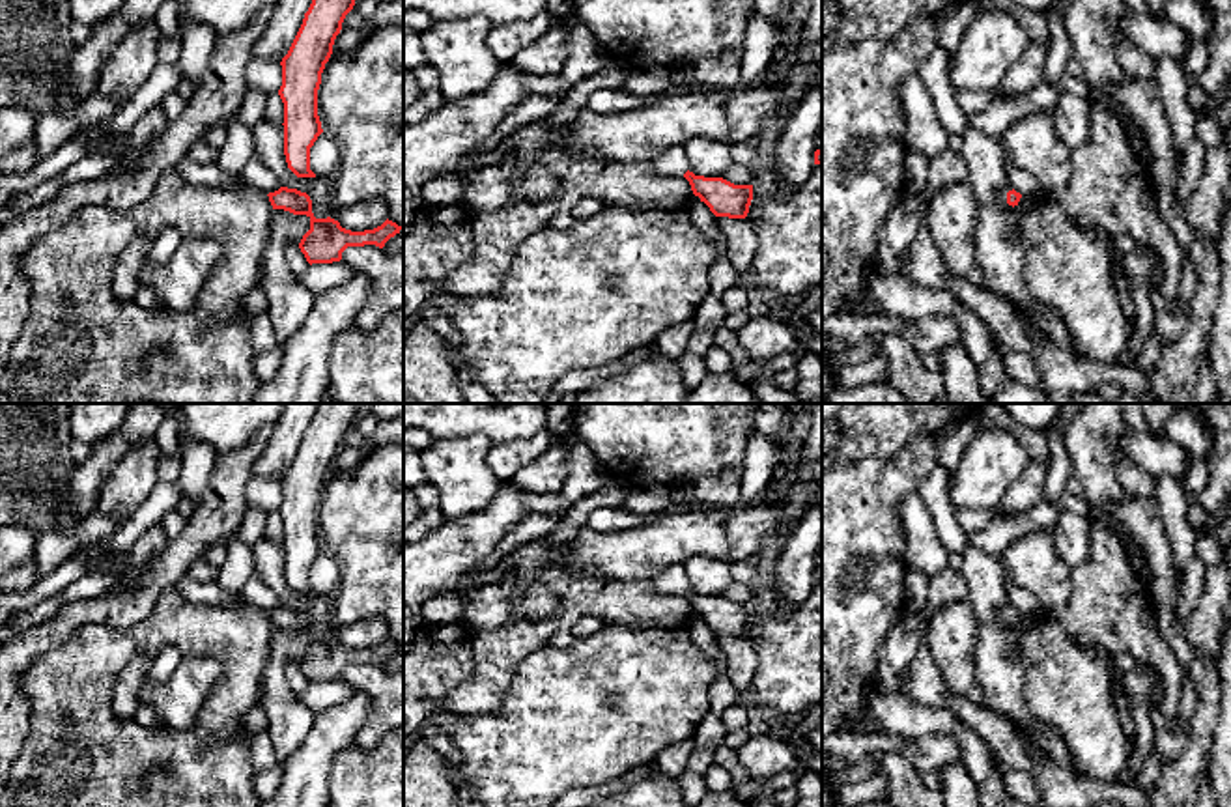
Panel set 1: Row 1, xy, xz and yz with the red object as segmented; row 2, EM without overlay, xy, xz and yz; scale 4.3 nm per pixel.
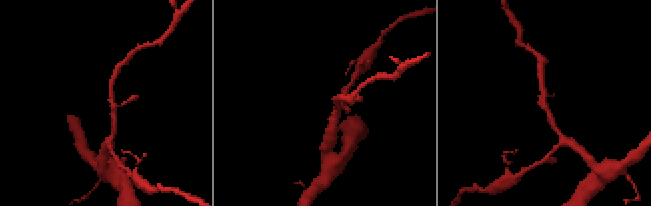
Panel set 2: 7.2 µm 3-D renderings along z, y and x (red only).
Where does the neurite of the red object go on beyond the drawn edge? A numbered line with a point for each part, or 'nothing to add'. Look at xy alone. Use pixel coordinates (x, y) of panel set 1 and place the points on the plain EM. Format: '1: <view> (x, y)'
nothing to add

